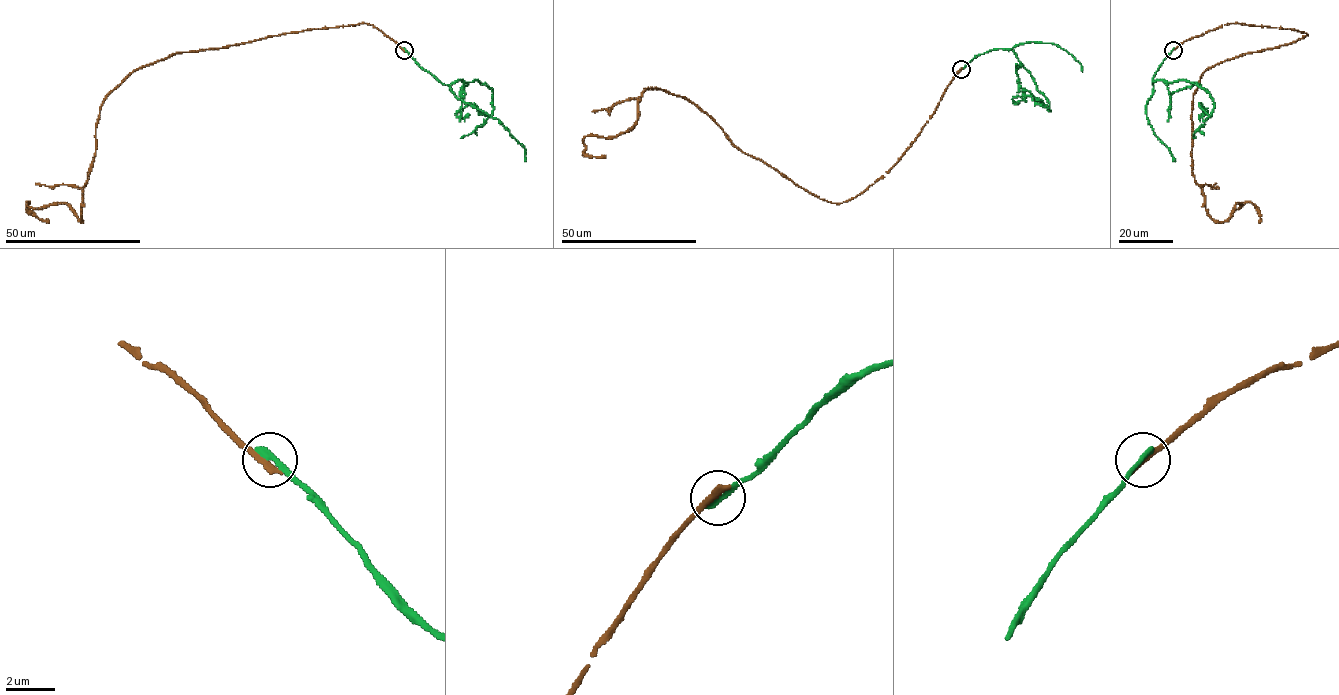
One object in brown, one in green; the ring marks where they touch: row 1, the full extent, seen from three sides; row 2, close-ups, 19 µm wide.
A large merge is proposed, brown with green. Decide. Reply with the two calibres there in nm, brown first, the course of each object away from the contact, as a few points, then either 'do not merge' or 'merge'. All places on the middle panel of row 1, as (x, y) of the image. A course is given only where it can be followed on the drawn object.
280 nm thick on the brown side, 320 nm on the other; brown runs (960, 69), (901, 158), (844, 202), (663, 89), (644, 90), (622, 133), (584, 138), (606, 156); green runs (961, 69), (977, 56), (1010, 49), (1049, 103), (1049, 110), (1032, 96), (1017, 102), (1013, 98), (1026, 101); do not merge

